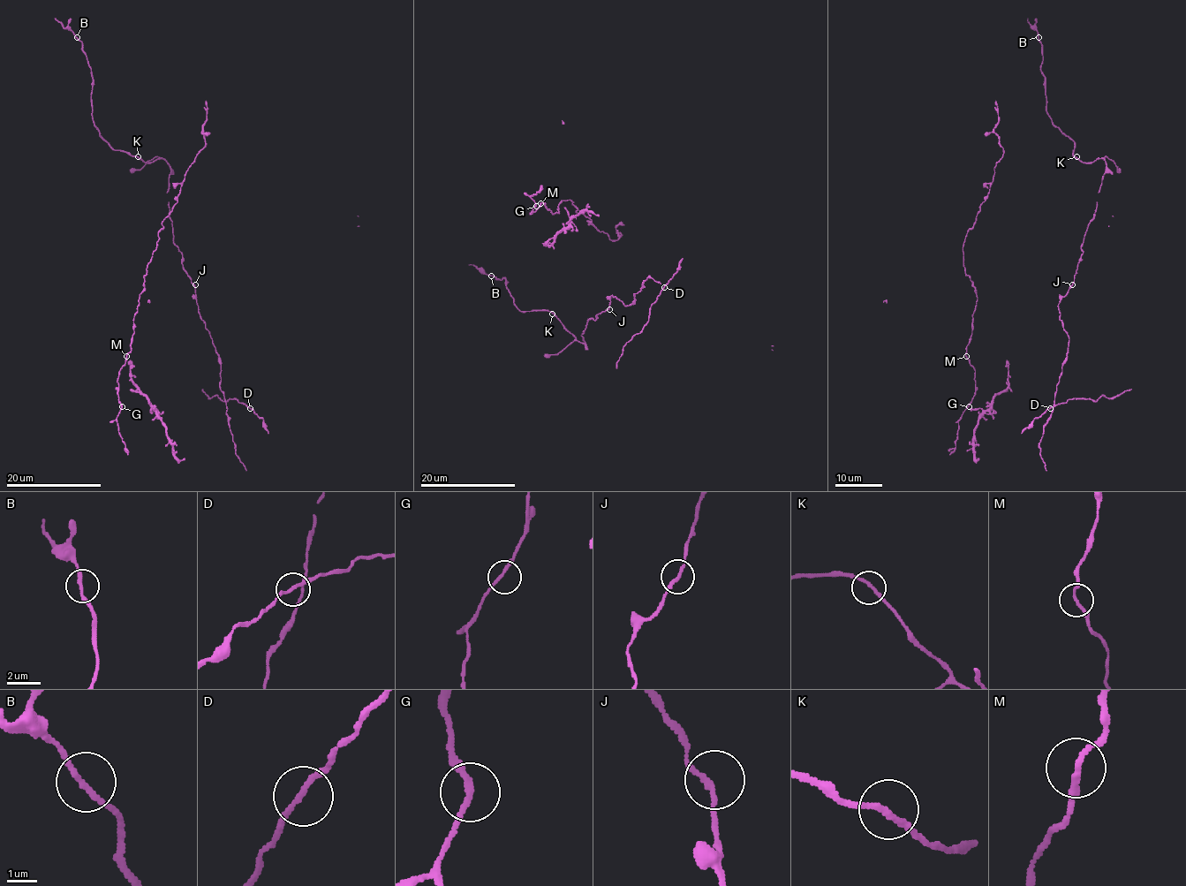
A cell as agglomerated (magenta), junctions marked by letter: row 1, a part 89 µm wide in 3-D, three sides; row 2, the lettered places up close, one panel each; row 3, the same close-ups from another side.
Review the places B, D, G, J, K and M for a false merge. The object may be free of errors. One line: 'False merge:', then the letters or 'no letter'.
False merge: no letter

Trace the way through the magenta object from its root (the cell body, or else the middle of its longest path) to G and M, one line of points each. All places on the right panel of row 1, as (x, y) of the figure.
G: (976, 392), (969, 406)
M: (976, 392), (975, 368), (966, 356)

